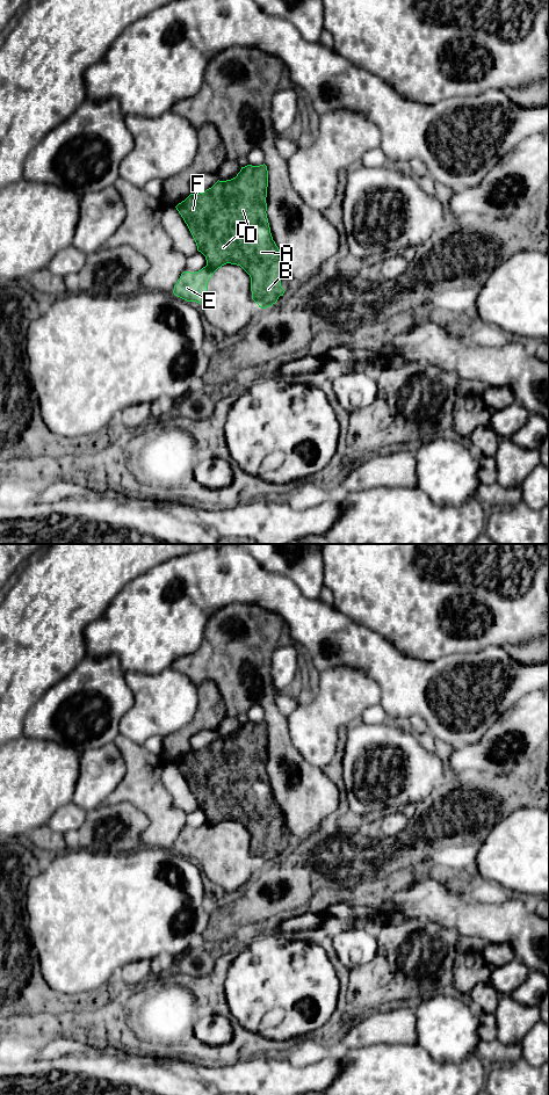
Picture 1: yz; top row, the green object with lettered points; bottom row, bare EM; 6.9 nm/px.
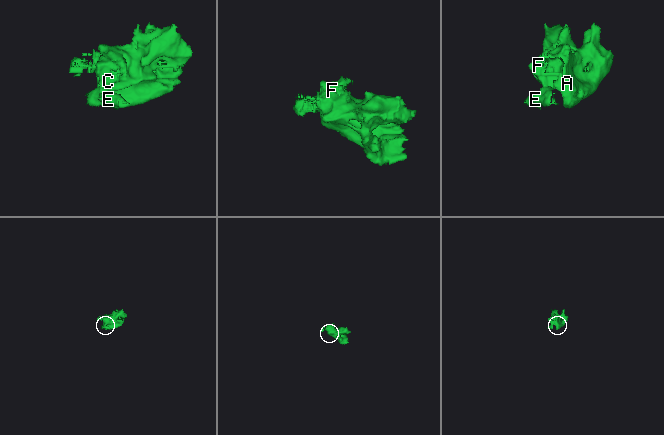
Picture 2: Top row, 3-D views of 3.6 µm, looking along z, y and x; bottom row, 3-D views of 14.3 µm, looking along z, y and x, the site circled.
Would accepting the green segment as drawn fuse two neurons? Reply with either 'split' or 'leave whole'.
split

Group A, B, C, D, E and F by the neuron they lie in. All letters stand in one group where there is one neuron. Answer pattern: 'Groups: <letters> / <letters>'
Groups: A B C D F / E

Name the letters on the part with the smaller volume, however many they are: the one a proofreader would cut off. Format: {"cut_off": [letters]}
{"cut_off": ["E"]}

